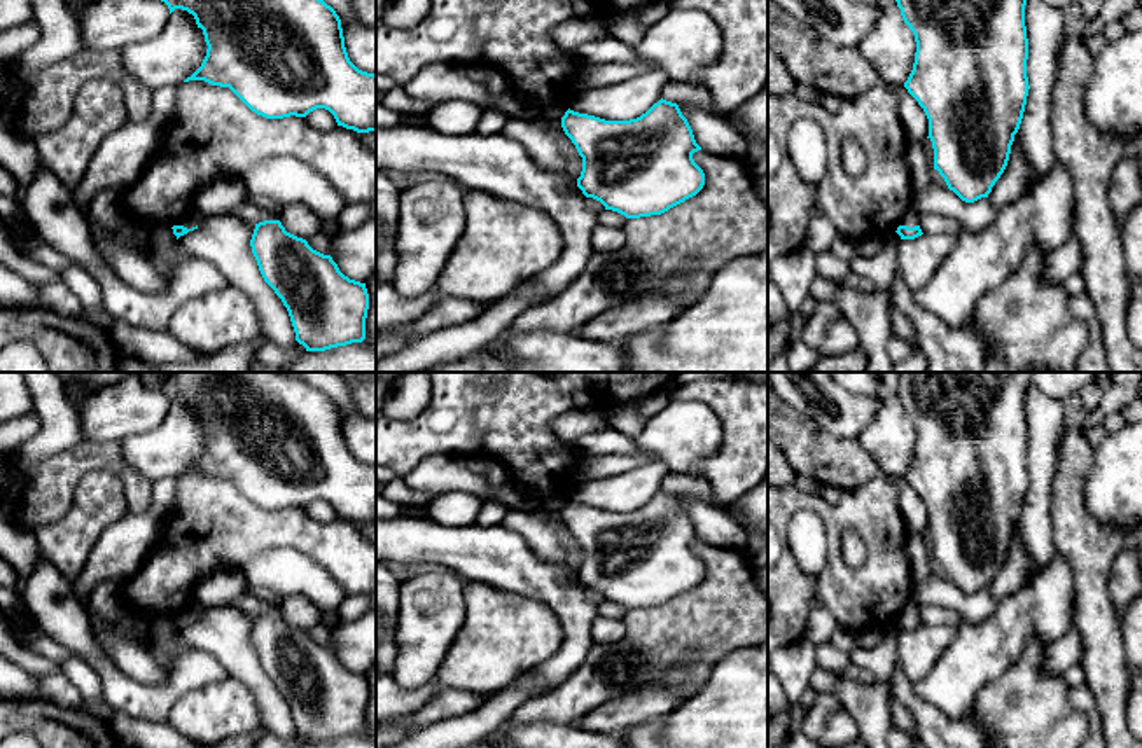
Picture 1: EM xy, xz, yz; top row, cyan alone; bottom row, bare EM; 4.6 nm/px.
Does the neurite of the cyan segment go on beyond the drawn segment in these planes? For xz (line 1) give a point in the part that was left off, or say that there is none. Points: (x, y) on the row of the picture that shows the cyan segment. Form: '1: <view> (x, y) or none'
1: none

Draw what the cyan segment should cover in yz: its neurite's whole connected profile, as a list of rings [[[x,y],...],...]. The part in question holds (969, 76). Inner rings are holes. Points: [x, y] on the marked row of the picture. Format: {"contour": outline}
{"contour": [[[895,0],[904,23],[915,35],[913,70],[904,82],[929,119],[934,170],[962,201],[988,197],[1004,173],[1014,135],[1020,129],[1028,96],[1028,38],[1025,26],[1027,0]]]}

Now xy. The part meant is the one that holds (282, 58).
{"contour": [[[161,0],[161,2],[168,5],[170,14],[175,9],[182,9],[192,14],[198,28],[203,30],[205,42],[208,45],[201,66],[184,82],[205,80],[212,86],[229,87],[252,112],[266,119],[283,119],[290,115],[306,117],[310,112],[317,108],[325,108],[334,115],[338,126],[353,129],[357,133],[376,131],[376,75],[359,70],[350,61],[345,47],[341,19],[336,14],[336,10],[324,0]]]}

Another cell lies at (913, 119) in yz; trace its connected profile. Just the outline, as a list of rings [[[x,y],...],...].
[[[904,86],[897,87],[899,117],[906,131],[908,142],[923,143],[929,136],[929,119],[918,101],[908,93]]]

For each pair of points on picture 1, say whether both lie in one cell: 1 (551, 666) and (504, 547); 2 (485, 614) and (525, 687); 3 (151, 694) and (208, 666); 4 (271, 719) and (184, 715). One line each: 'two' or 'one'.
1: one
2: two
3: one
4: two

